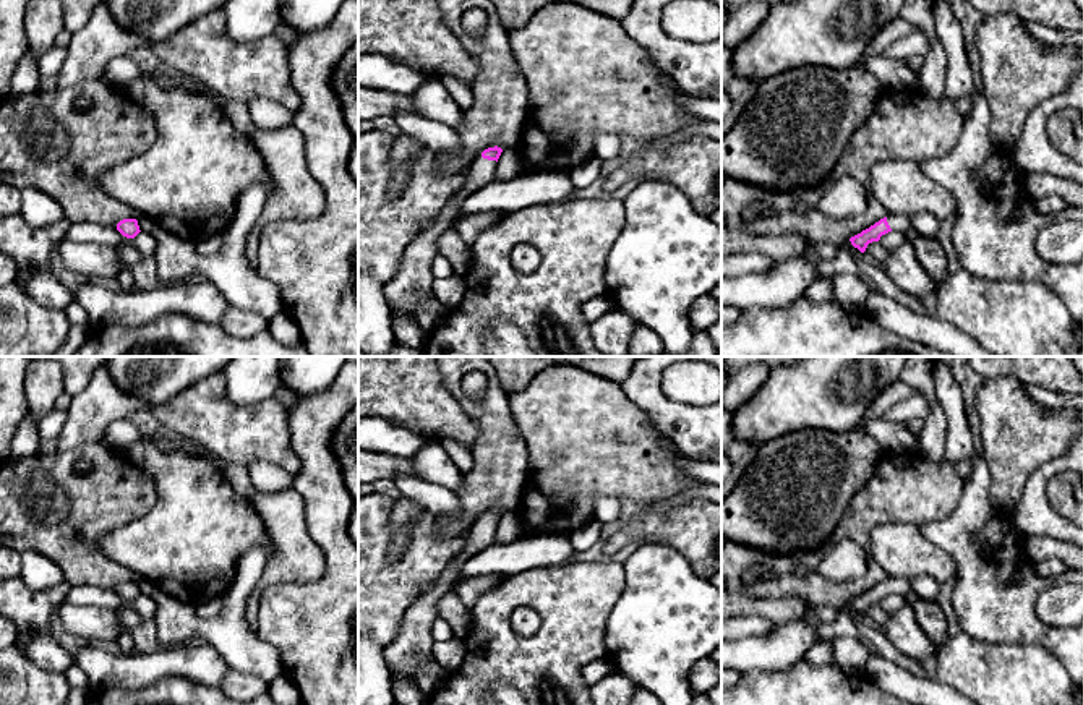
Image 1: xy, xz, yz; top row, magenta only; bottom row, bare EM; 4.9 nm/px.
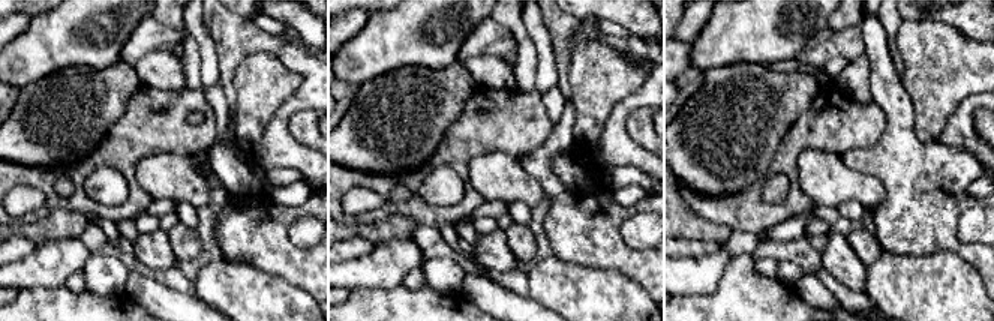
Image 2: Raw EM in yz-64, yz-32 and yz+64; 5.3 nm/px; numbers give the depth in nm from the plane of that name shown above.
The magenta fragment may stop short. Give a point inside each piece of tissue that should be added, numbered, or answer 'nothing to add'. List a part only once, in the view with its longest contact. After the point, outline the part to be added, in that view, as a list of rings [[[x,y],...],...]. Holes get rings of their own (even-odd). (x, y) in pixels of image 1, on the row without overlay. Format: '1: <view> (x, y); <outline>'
1: xz (410, 649); [[[482,519],[465,533],[465,546],[439,575],[439,579],[405,613],[396,639],[383,647],[384,661],[392,677],[417,681],[418,669],[434,661],[431,627],[438,619],[436,605],[456,583],[464,562],[494,543],[496,523]]]

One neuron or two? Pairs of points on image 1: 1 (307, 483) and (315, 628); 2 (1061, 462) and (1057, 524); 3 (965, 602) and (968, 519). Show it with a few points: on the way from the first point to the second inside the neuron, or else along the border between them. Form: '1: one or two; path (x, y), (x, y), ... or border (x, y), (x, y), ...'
1: one; path (328, 519), (336, 543), (336, 592)
2: one; path (1044, 477), (1040, 482), (1041, 508)
3: one; path (968, 581), (968, 546), (965, 540)

